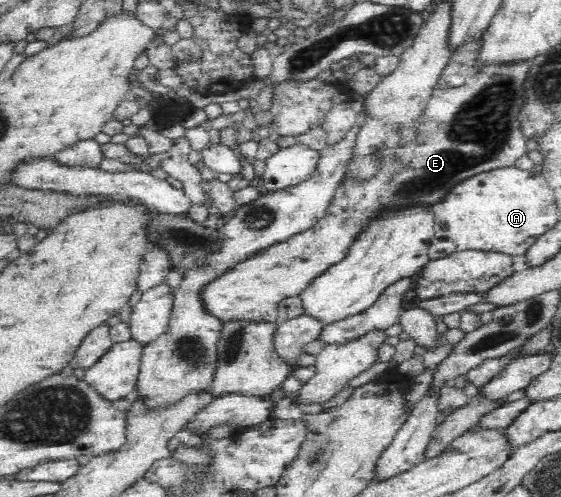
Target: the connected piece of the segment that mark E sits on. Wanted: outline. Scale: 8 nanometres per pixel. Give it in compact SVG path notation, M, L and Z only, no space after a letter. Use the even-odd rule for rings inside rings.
M487 26L481 34L472 40L467 40L462 44L459 44L450 55L449 63L447 67L442 71L439 82L437 86L433 89L433 95L430 95L429 101L425 104L425 107L421 110L421 113L412 121L410 127L415 129L415 141L401 141L398 146L391 148L390 150L385 150L380 157L380 162L378 165L378 170L368 178L363 178L362 180L357 180L355 176L349 176L344 179L344 182L337 188L335 195L332 197L331 203L329 204L327 213L325 217L322 217L313 227L310 227L307 231L302 231L301 233L292 235L289 239L282 242L277 242L275 245L268 247L267 249L257 252L253 257L239 263L229 271L229 274L222 276L219 280L211 283L204 292L204 303L206 304L206 309L210 313L213 313L216 317L219 317L224 323L225 321L233 321L233 319L249 319L250 321L271 321L278 317L279 303L285 298L301 296L303 291L306 291L313 283L314 280L321 278L321 275L325 274L325 271L337 263L341 263L347 255L349 255L349 247L357 241L359 235L375 221L375 217L379 215L385 215L385 213L395 213L395 211L407 211L407 209L415 209L415 207L433 207L437 203L441 203L449 191L453 190L453 187L457 187L459 183L463 183L465 179L472 178L473 175L479 175L480 173L491 171L492 169L499 169L504 167L513 167L515 161L521 161L527 154L527 144L525 132L523 132L523 126L521 126L521 120L519 120L519 115L525 107L525 89L526 82L528 81L529 69L531 69L530 59L520 59L520 60L509 60L508 62L481 62L479 60L479 51L483 49L483 35L485 31L489 29Z

